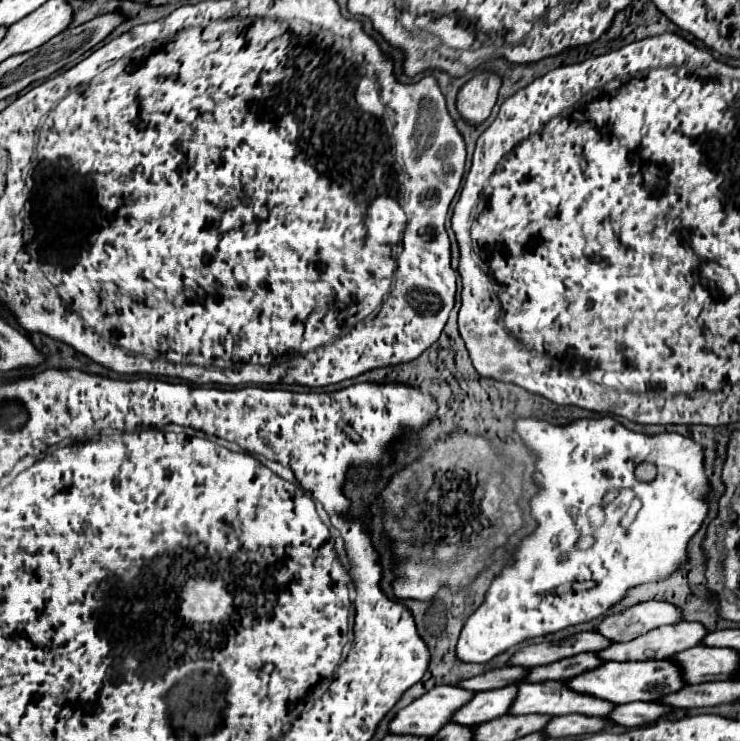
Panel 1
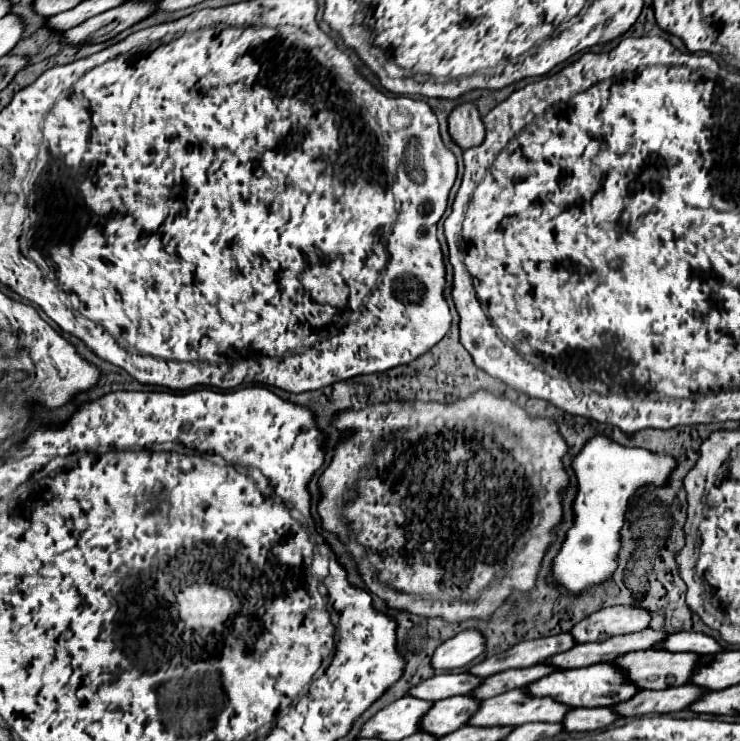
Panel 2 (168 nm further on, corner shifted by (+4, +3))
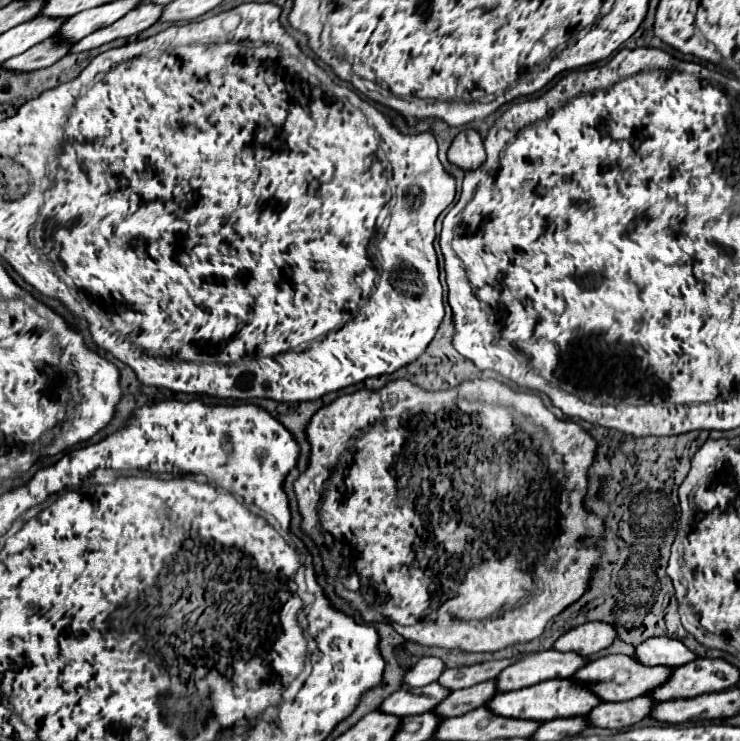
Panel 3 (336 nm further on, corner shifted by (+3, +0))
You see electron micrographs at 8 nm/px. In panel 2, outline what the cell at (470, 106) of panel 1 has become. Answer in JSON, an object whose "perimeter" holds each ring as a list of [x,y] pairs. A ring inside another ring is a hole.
{"perimeter":[[[461,103],[451,111],[449,133],[461,149],[475,147],[485,139],[485,127],[475,103]]]}

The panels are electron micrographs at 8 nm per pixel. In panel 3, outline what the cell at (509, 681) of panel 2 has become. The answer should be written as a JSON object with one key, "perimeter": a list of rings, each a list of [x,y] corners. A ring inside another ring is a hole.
{"perimeter":[[[484,682],[472,688],[462,688],[462,690],[450,692],[448,698],[444,698],[440,706],[436,706],[434,714],[440,714],[440,718],[462,716],[474,708],[484,706],[494,694],[496,694],[496,682]]]}

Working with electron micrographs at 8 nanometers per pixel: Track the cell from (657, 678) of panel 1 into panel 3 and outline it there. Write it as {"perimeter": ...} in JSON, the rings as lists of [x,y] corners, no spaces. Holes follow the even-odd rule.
{"perimeter":[[[546,680],[546,682],[534,684],[528,688],[520,688],[514,692],[496,694],[496,698],[492,698],[492,702],[488,702],[488,710],[492,710],[492,714],[504,716],[504,718],[548,722],[548,720],[556,720],[556,718],[586,716],[598,704],[600,704],[600,698],[594,696],[586,686],[580,686],[572,680]]]}

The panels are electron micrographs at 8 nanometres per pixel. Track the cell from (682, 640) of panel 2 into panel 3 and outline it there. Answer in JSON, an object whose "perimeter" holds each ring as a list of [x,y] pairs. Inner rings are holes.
{"perimeter":[[[658,636],[658,638],[648,638],[646,642],[638,644],[634,658],[636,662],[644,666],[678,668],[696,660],[696,654],[692,654],[680,640]]]}

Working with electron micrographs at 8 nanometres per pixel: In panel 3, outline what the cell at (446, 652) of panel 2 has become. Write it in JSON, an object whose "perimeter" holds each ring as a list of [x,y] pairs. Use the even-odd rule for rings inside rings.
{"perimeter":[[[420,658],[420,662],[416,662],[416,666],[408,670],[408,674],[404,674],[404,684],[408,688],[420,688],[432,684],[436,682],[442,670],[444,670],[444,662],[440,658]]]}

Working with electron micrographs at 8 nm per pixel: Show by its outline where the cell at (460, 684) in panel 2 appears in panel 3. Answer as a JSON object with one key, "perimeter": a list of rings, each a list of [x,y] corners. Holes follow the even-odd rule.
{"perimeter":[[[432,682],[422,688],[400,688],[396,694],[390,694],[382,704],[380,712],[396,714],[398,718],[410,716],[410,714],[424,714],[428,710],[434,710],[450,690],[442,688],[438,682]]]}

